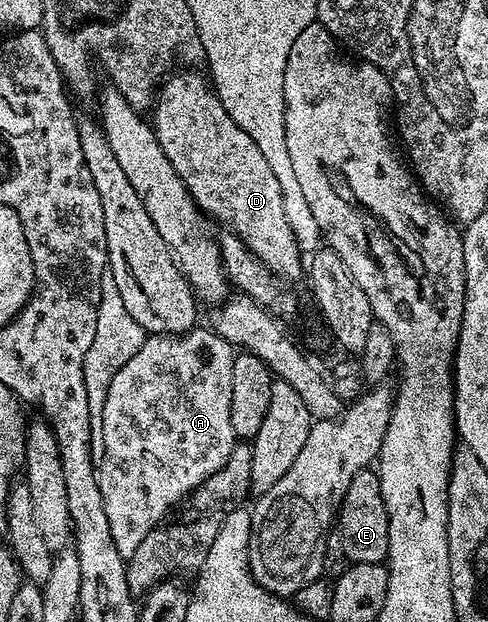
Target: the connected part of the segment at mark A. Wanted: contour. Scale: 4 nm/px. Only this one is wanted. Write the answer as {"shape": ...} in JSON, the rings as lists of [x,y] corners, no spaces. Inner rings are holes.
{"shape":[[[199,325],[184,335],[147,335],[143,340],[141,349],[117,369],[117,377],[113,377],[109,384],[109,393],[105,397],[105,409],[103,410],[103,420],[101,421],[101,433],[105,437],[105,449],[102,459],[97,463],[97,474],[99,477],[99,488],[101,489],[101,501],[105,501],[105,518],[109,520],[109,533],[113,533],[113,541],[117,545],[117,553],[126,561],[133,553],[137,553],[137,545],[149,537],[149,533],[155,530],[164,522],[163,519],[170,513],[171,507],[178,508],[183,500],[191,492],[200,487],[210,475],[217,473],[225,461],[229,461],[229,453],[237,445],[235,434],[233,433],[233,417],[231,416],[231,406],[233,405],[233,361],[236,352],[231,344],[227,343],[206,326]]]}

